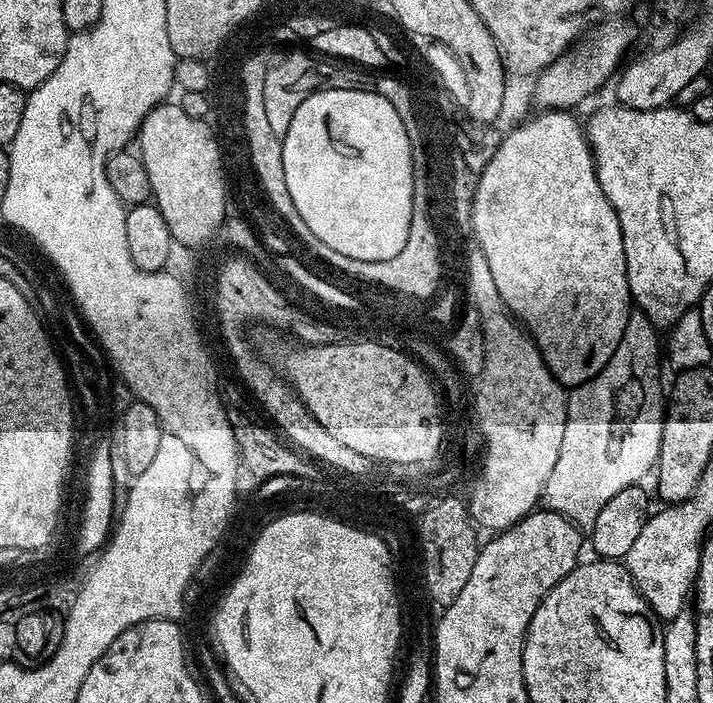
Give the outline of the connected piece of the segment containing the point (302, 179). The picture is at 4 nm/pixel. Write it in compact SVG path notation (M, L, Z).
M331 88L310 94L294 118L290 118L290 130L282 137L280 149L282 150L282 166L286 170L286 190L290 190L290 198L294 198L295 206L304 212L304 220L312 224L312 232L320 236L320 240L328 240L332 248L340 248L340 252L348 252L348 256L356 256L362 262L382 262L386 258L394 258L402 246L406 246L408 231L412 225L412 206L414 203L414 189L412 187L412 158L410 138L406 134L406 125L402 118L398 118L398 110L384 96L377 92L363 88Z

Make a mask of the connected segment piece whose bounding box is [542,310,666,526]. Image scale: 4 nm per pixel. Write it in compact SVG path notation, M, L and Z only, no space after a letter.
M639 310L629 311L626 330L622 330L622 338L610 354L610 362L594 378L590 378L585 384L577 384L567 393L568 413L566 414L565 430L563 431L562 446L558 450L558 462L554 462L554 470L550 470L550 478L544 483L543 503L551 511L559 516L565 516L577 526L591 526L598 518L598 510L618 494L618 490L626 490L626 486L640 484L643 476L653 471L656 461L660 458L660 443L662 442L662 426L664 425L664 414L666 411L666 388L660 385L660 356L662 360L662 336L654 322L644 312Z

